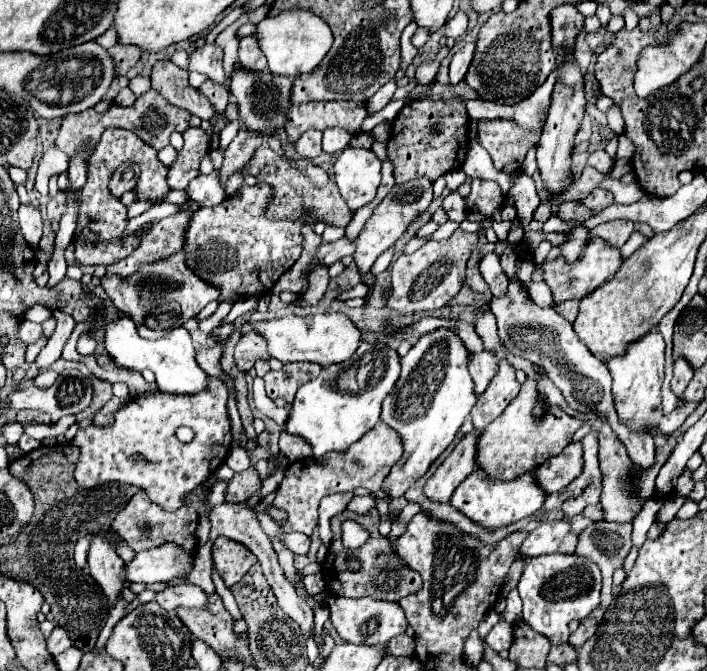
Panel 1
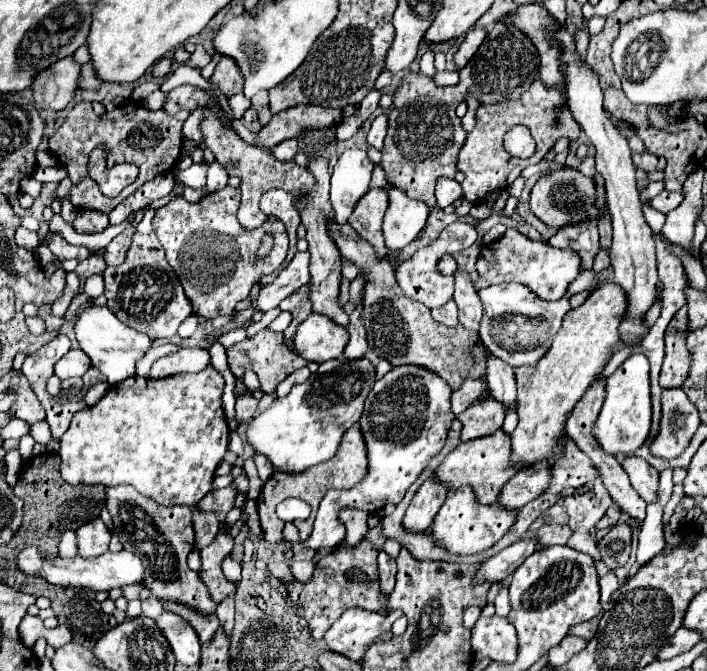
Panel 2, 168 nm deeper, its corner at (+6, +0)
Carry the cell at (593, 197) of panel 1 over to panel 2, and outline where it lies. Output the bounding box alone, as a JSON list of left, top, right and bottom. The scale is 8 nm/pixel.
[549,220,599,270]

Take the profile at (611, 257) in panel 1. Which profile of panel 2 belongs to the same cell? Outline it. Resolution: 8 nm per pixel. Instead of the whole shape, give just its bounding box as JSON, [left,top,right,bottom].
[475,228,581,300]

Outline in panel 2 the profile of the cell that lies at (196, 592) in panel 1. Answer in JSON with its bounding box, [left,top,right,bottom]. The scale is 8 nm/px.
[143,596,163,618]

